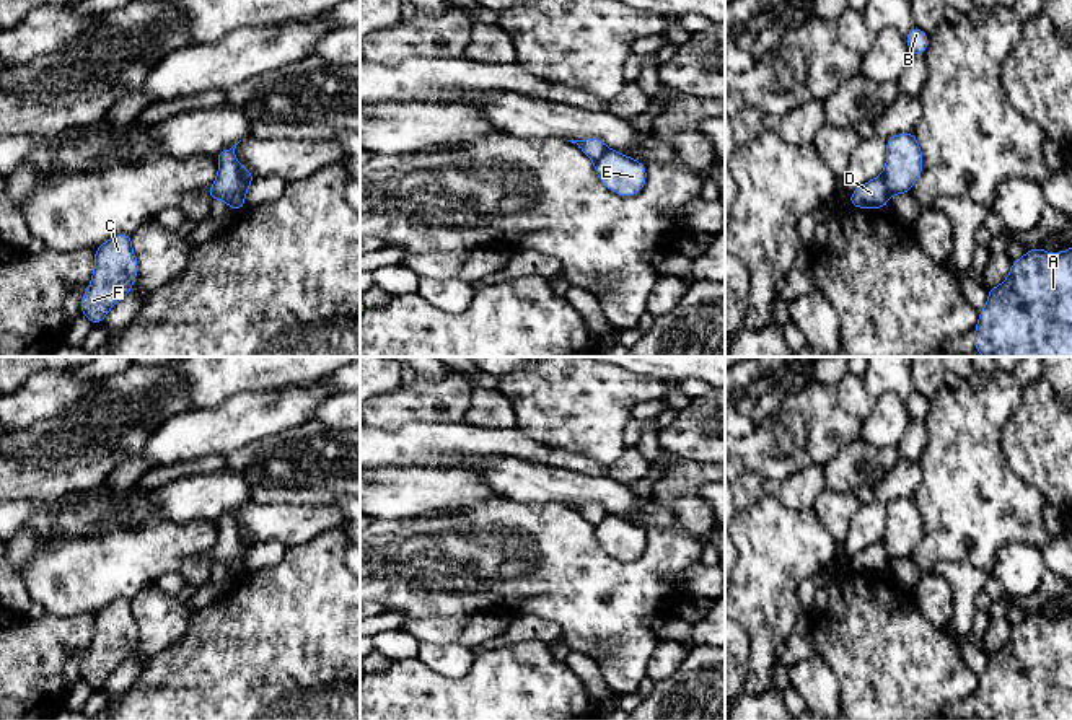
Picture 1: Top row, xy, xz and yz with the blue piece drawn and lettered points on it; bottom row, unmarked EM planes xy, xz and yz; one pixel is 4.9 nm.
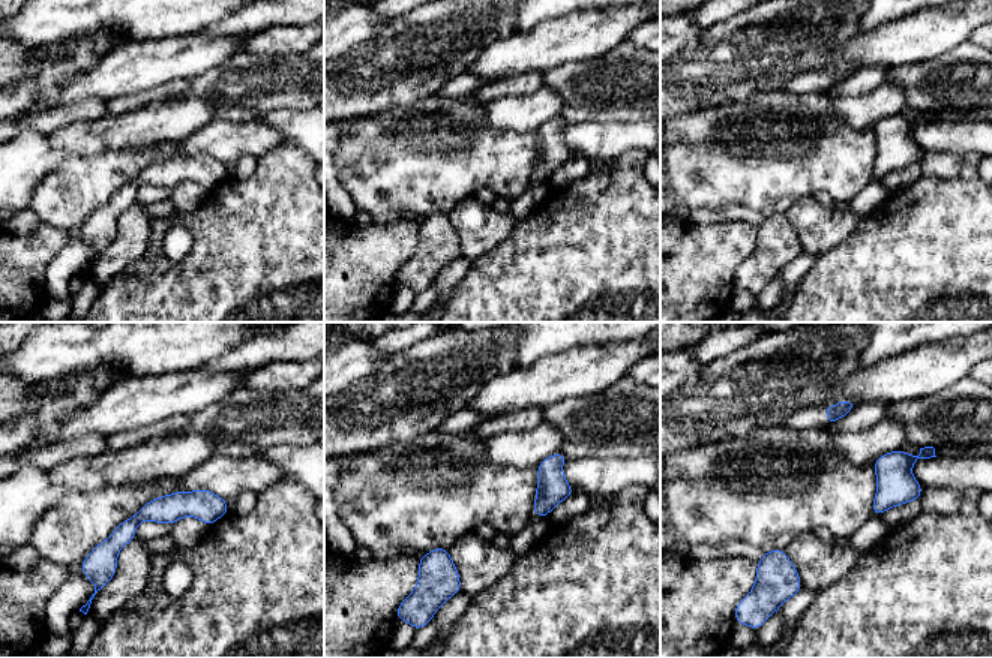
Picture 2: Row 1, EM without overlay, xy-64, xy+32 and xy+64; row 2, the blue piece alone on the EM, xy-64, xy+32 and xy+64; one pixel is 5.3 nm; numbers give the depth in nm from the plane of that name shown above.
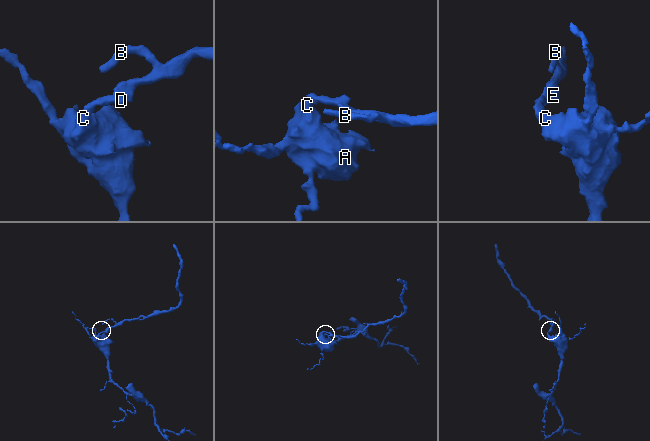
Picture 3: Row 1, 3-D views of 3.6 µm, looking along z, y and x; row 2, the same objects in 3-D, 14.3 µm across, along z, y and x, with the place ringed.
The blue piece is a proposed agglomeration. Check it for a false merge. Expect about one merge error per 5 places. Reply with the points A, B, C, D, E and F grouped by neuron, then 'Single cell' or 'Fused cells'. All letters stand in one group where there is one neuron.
Groups: A C D F / B E. Fused cells

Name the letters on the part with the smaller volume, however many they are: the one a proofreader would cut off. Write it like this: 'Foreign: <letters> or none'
Foreign: B, E

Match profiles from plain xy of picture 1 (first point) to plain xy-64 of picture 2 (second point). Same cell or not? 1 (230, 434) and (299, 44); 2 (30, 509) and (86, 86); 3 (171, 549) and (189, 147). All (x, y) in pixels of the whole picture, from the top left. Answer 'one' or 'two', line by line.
1: two
2: two
3: two

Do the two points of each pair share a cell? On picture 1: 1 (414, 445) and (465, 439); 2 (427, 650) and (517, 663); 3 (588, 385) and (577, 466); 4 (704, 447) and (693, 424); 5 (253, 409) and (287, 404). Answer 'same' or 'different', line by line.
1: same
2: different
3: different
4: same
5: same

